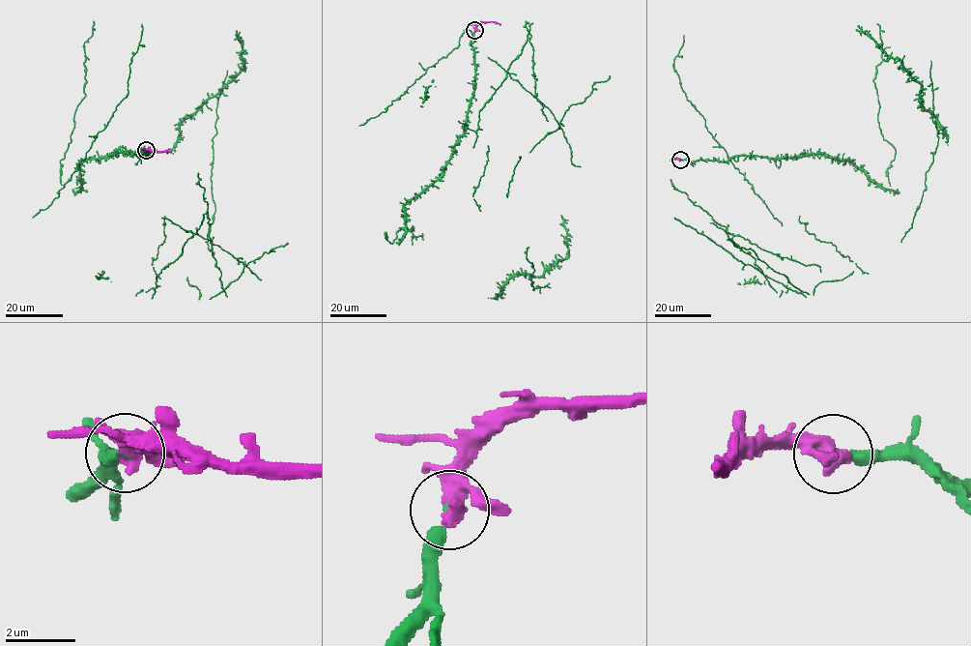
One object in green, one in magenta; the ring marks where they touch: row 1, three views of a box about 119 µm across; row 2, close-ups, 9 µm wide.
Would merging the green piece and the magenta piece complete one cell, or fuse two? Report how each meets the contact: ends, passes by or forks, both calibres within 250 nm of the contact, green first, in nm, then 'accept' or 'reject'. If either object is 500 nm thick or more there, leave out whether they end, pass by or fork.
green ends; magenta passes by; calibres 240 and 440 nm; accept

